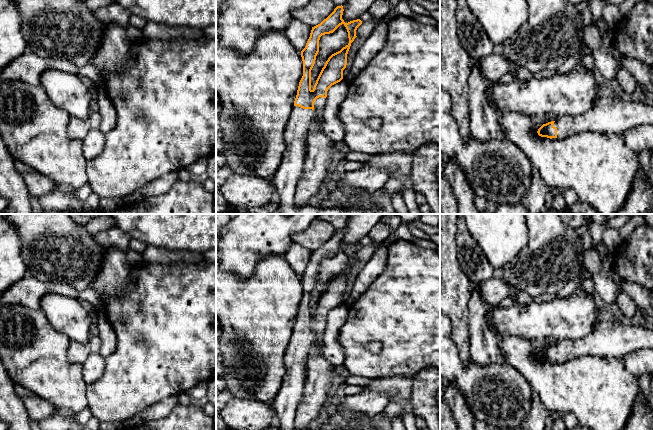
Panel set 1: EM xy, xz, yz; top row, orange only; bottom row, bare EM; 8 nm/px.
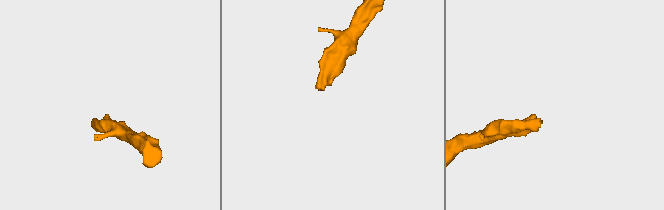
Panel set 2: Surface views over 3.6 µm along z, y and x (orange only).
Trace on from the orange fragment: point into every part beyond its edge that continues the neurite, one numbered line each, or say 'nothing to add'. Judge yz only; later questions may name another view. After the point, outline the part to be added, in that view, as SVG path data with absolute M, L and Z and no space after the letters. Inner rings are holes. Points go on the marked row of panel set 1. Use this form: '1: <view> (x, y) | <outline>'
1: yz (609, 114) | M604 93L582 114L557 118L553 125L557 128L558 139L570 138L581 132L615 133L622 136L636 127L653 126L653 105L633 101L623 95L613 96L611 93Z

